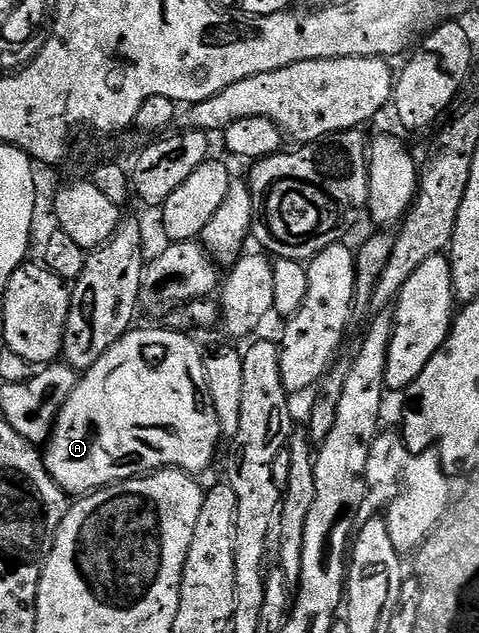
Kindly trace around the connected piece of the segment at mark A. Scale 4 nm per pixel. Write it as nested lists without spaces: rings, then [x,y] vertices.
[[[149,327],[146,331],[137,330],[131,329],[119,341],[115,341],[115,345],[111,345],[111,349],[107,349],[107,353],[103,353],[103,357],[99,357],[99,361],[95,361],[95,365],[91,365],[78,378],[71,397],[67,397],[67,401],[57,418],[57,423],[53,426],[53,434],[49,436],[49,442],[44,444],[43,458],[45,467],[51,473],[53,480],[70,497],[92,495],[94,491],[99,491],[103,487],[115,483],[124,483],[127,479],[140,479],[152,475],[154,471],[176,469],[178,471],[198,473],[197,471],[207,470],[212,465],[213,458],[217,455],[217,442],[222,442],[223,436],[219,425],[219,417],[215,413],[215,405],[211,401],[211,389],[207,389],[207,373],[203,369],[202,348],[197,348],[189,340],[190,336],[188,334],[172,329],[160,331],[157,327]]]

